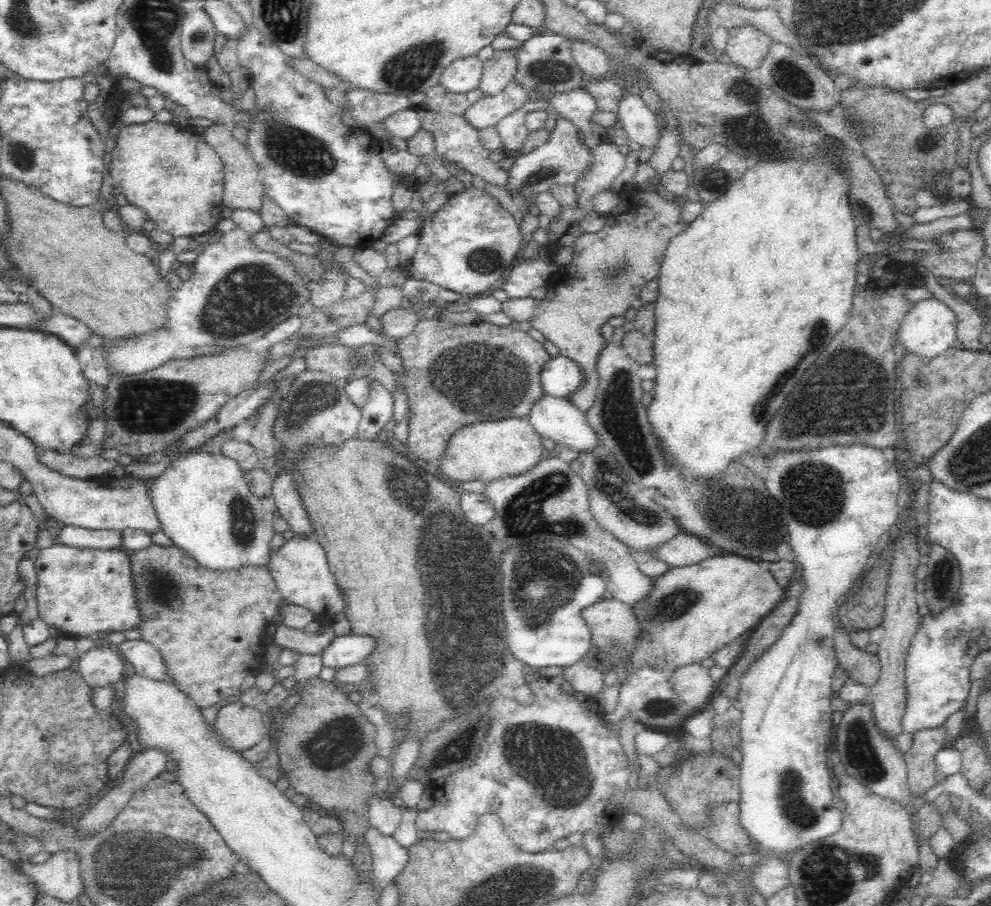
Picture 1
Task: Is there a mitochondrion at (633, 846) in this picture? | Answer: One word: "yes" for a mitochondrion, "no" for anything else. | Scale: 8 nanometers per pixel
no

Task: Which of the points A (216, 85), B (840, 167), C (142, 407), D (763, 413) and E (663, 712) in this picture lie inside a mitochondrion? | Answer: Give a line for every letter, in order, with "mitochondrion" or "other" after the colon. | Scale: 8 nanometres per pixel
A: other
B: other
C: mitochondrion
D: mitochondrion
E: mitochondrion

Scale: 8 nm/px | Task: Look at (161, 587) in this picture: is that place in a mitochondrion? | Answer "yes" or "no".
yes

